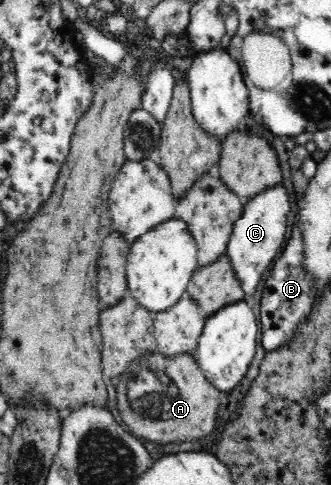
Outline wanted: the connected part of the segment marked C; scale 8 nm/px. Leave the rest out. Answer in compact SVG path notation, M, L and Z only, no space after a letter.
M283 182L273 184L272 188L264 188L264 192L258 192L243 204L242 216L234 223L226 253L245 294L254 294L258 290L258 282L276 260L278 250L284 246L284 236L288 228L286 216L290 214L290 210L290 196Z

